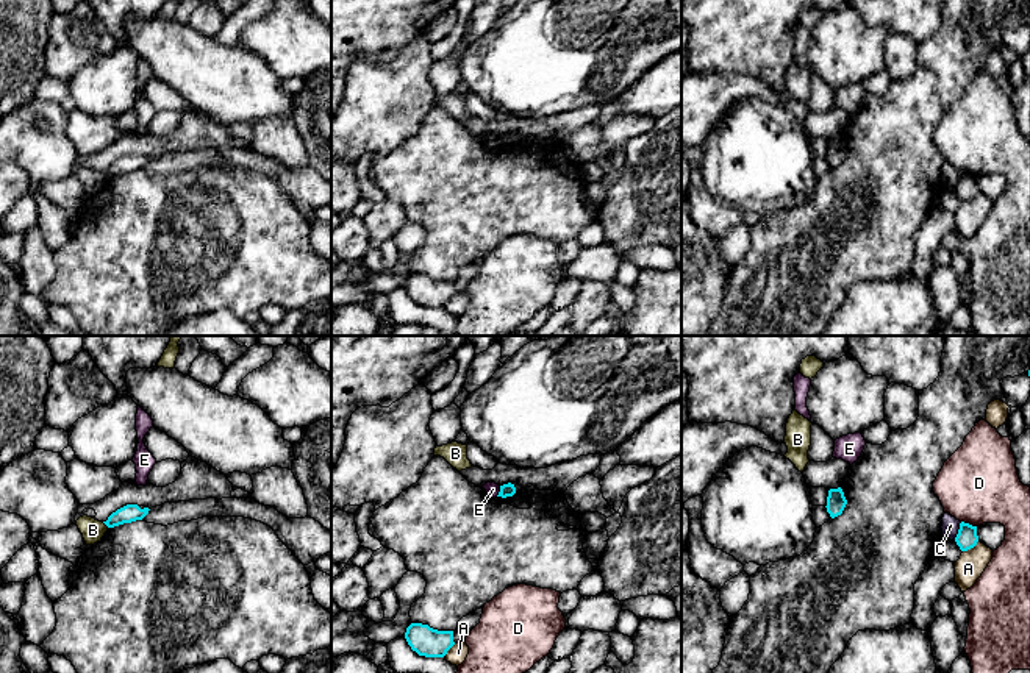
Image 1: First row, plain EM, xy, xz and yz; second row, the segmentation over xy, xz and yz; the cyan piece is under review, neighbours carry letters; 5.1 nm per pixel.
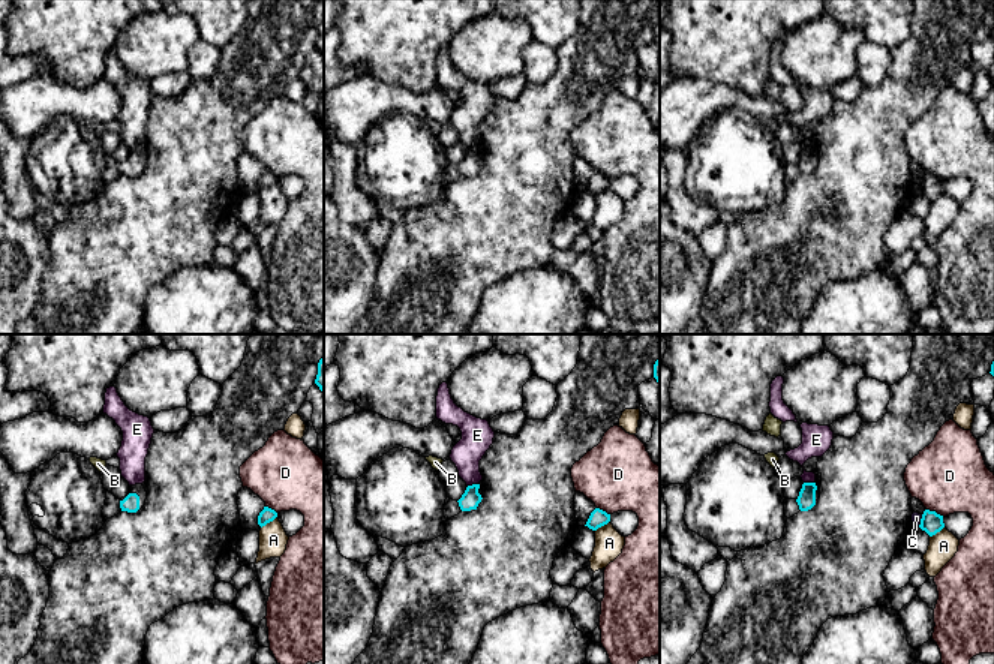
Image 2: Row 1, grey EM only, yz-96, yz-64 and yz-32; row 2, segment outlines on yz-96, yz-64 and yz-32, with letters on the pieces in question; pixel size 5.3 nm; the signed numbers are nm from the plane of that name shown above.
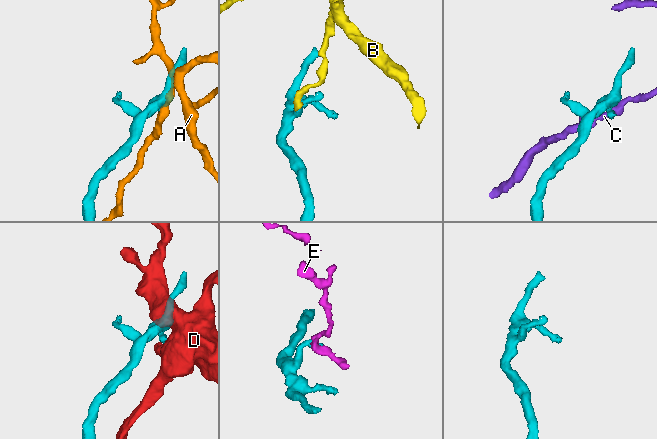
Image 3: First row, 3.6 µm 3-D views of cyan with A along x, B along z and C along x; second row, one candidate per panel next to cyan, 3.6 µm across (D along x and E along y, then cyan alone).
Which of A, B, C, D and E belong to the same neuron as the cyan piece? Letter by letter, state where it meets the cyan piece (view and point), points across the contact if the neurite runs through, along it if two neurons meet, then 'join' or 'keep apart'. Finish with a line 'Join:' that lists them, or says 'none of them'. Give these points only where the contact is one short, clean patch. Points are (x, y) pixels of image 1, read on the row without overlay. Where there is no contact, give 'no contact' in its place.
A: contact yz (971, 197); keep apart
B: contact xy (105, 174); border xy (102, 172), (108, 177); keep apart
C: contact yz (958, 181); border yz (962, 172), (954, 189); keep apart
D: contact yz (968, 174); keep apart
E: contact xz (500, 141); border xz (500, 136), (496, 145); keep apart
Join: none of them

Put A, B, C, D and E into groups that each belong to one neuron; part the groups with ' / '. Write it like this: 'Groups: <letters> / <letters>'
Groups: A / B / C / D / E

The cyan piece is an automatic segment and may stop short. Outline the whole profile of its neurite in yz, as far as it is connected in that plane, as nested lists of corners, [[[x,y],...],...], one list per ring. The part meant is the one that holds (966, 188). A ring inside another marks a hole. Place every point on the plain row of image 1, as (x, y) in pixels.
[[[961,172],[955,192],[961,201],[974,198],[978,192],[977,176]]]

